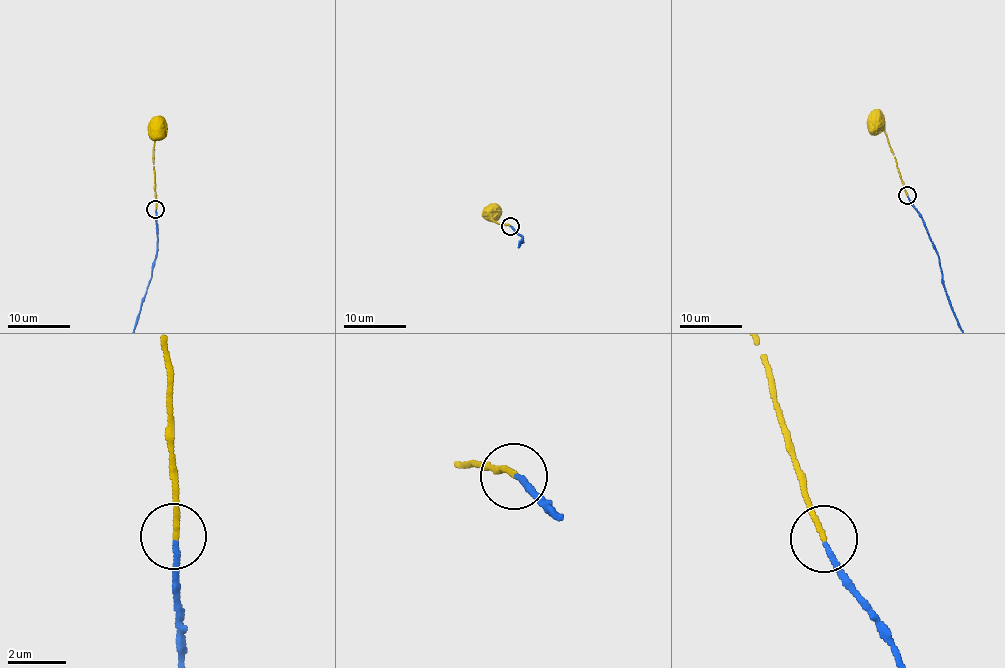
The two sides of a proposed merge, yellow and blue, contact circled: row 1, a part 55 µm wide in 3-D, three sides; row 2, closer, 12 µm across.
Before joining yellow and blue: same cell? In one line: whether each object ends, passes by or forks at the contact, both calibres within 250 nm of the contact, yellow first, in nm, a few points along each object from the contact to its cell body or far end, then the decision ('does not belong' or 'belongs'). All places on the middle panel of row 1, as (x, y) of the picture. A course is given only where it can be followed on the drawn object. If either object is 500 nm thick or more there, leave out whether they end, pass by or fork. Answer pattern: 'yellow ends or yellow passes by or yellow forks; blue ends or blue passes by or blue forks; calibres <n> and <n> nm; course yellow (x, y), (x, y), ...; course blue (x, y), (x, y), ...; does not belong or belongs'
yellow ends; blue ends; calibres 190 and 170 nm; course yellow (510, 225), (492, 222), (487, 211), (491, 213); belongs

